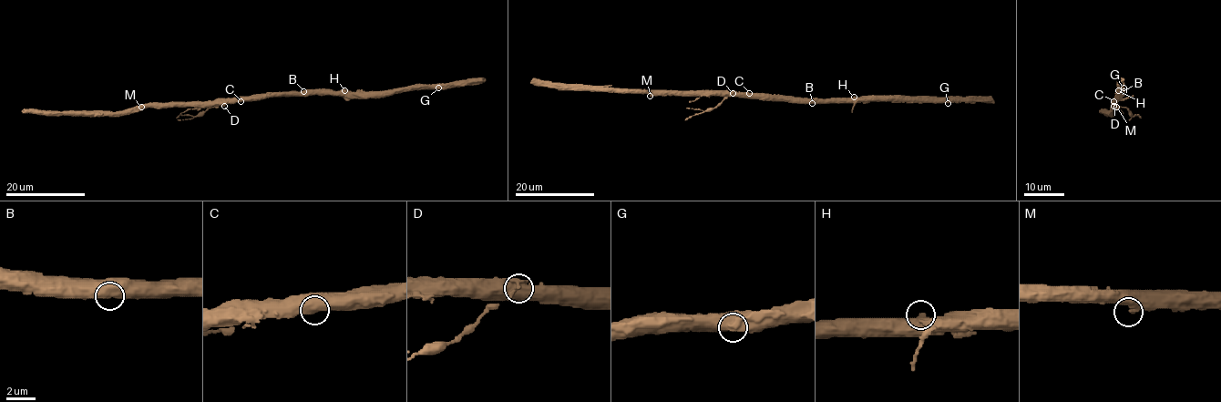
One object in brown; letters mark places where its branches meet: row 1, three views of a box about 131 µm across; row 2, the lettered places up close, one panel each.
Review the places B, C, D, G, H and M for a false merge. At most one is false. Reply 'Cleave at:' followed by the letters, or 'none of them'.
Cleave at: D

